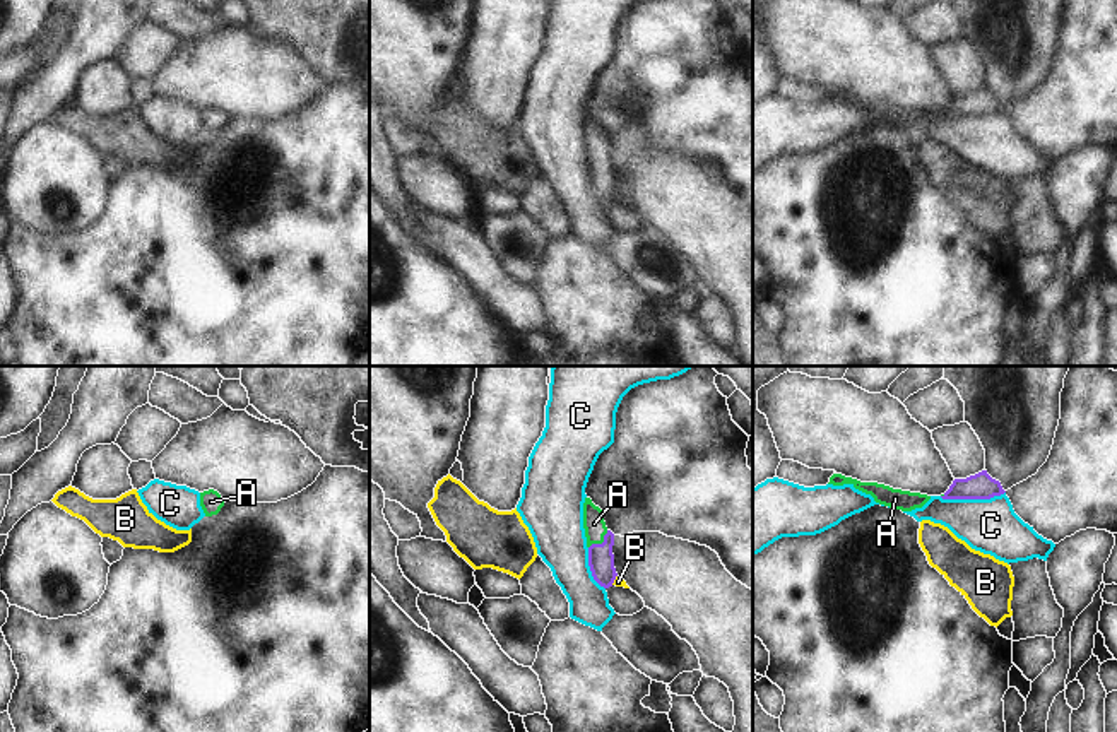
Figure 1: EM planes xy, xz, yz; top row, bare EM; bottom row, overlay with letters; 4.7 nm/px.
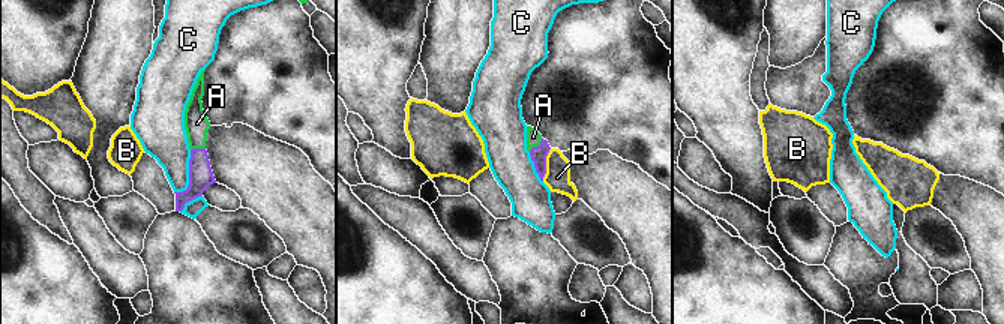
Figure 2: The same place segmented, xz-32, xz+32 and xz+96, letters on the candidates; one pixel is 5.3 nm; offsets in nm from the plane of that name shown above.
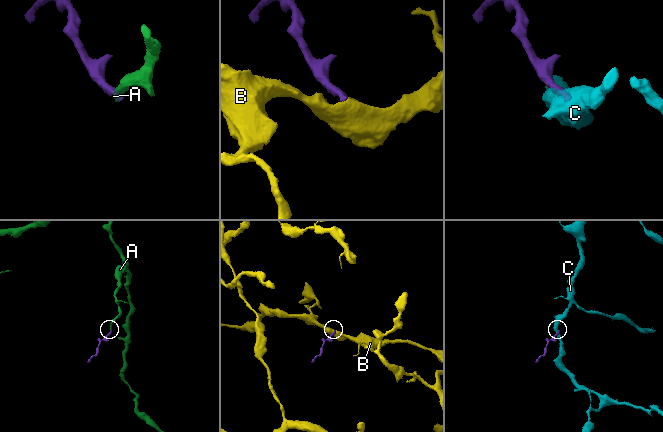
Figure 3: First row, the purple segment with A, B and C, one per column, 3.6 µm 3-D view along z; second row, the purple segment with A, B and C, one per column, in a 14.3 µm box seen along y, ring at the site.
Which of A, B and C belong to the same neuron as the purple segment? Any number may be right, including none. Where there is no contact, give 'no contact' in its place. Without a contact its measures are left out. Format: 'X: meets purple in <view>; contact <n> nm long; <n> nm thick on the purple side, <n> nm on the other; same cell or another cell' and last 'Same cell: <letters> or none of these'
A: meets purple in xz; contact 130 nm long; 130 nm thick on the purple side, 100 nm on the other; same cell
B: meets purple in xz; contact 50 nm long; 130 nm thick on the purple side, 50 nm on the other; another cell
C: meets purple in yz; contact 320 nm long; 130 nm thick on the purple side, 260 nm on the other; another cell
Same cell: A

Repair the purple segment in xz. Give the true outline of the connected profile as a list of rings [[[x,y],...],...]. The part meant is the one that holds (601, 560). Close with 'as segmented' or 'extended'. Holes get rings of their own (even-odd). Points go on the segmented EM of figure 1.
[[[585,498],[583,528],[588,547],[588,566],[594,580],[604,587],[612,587],[618,573],[614,568],[614,534],[606,527],[604,511]]]; extended

